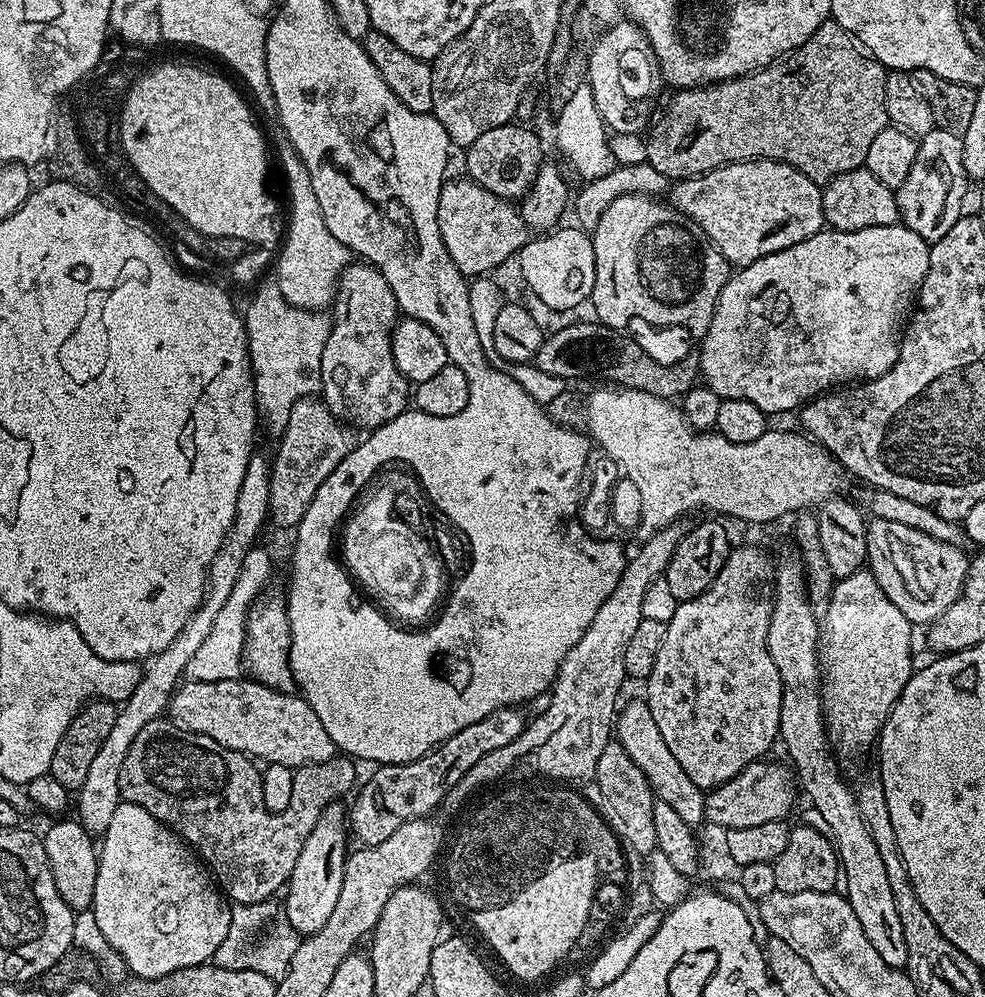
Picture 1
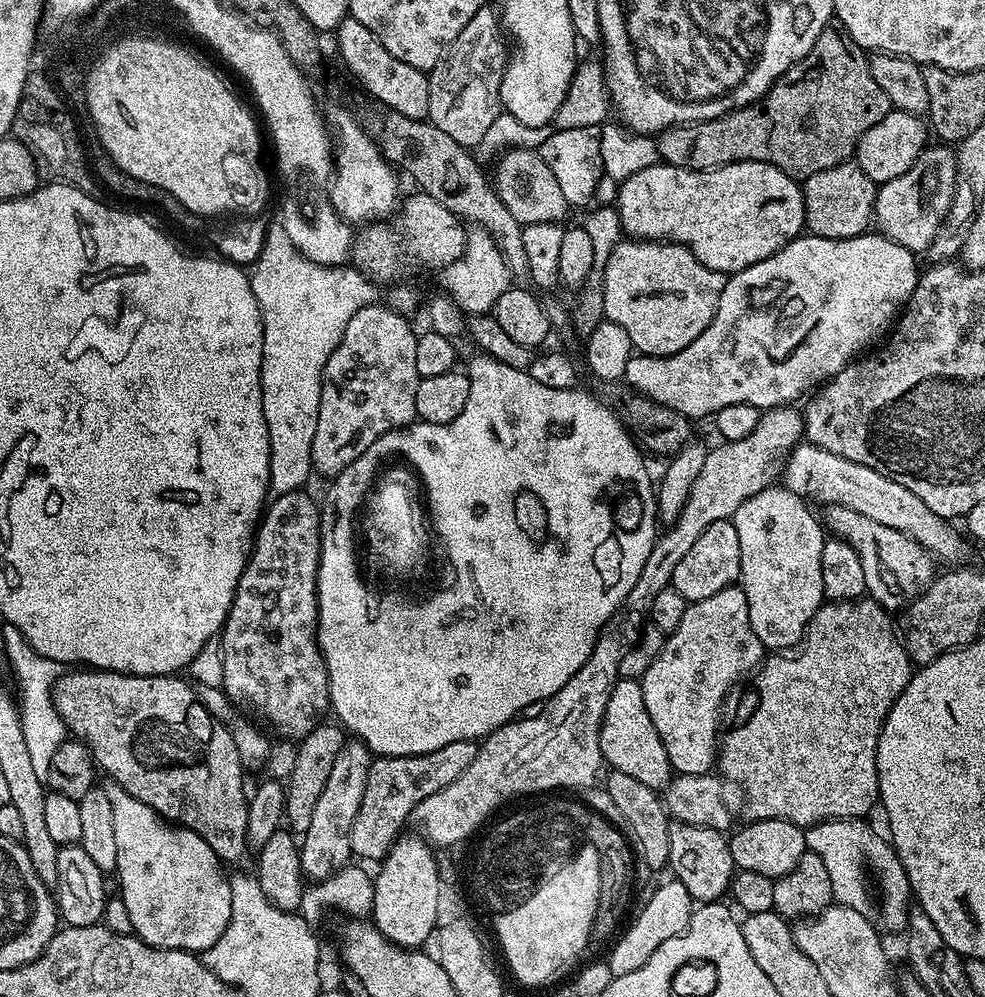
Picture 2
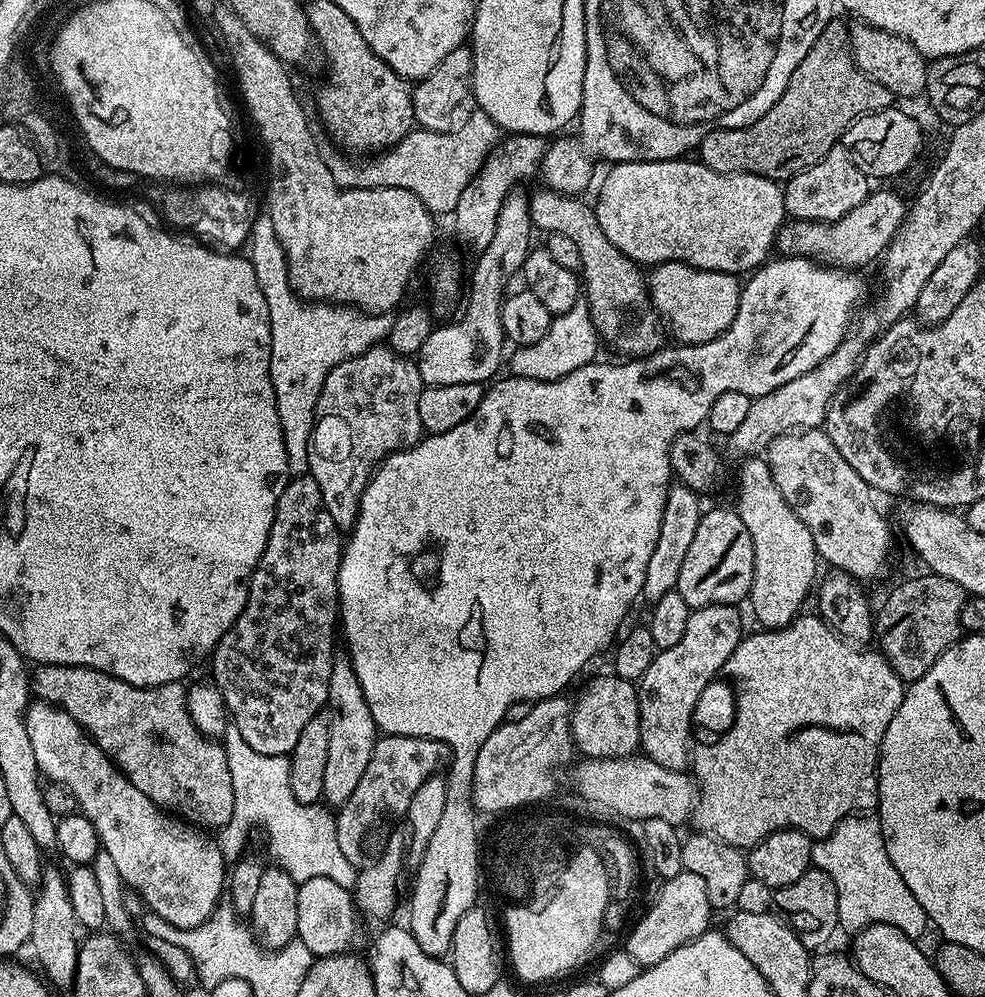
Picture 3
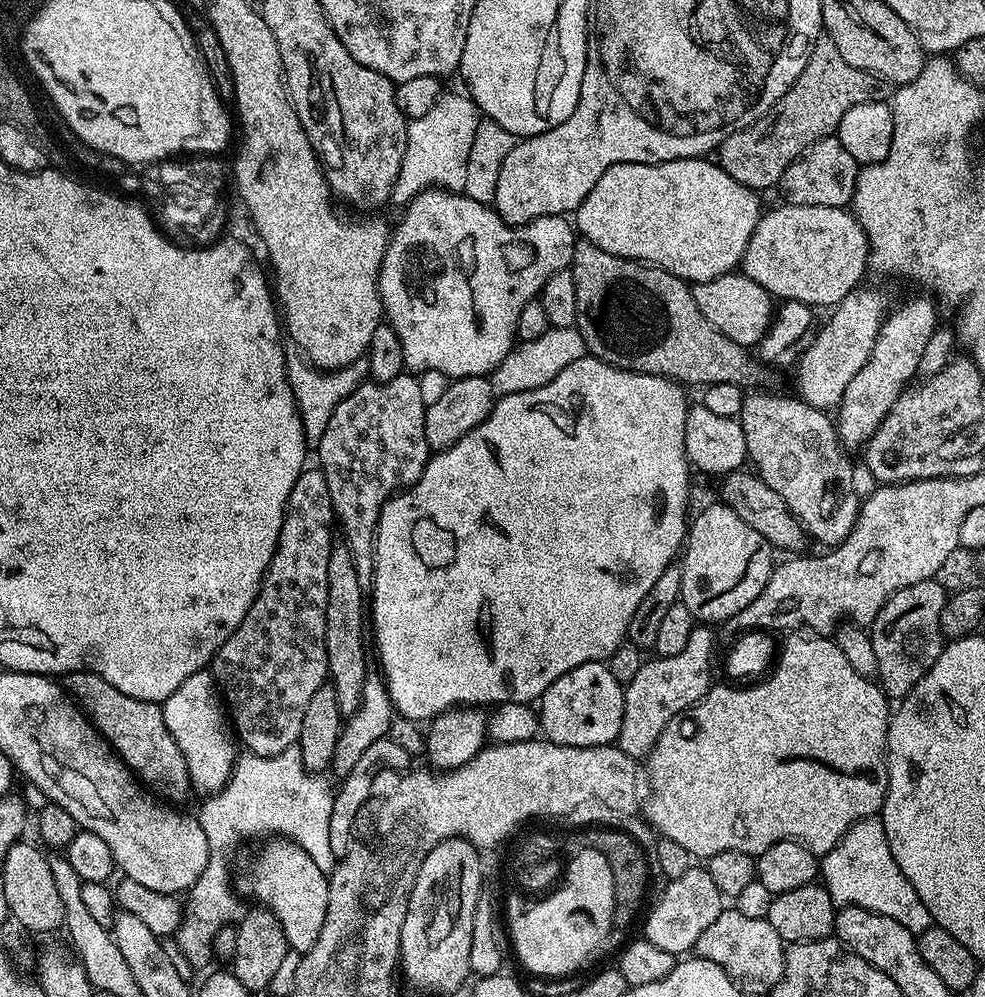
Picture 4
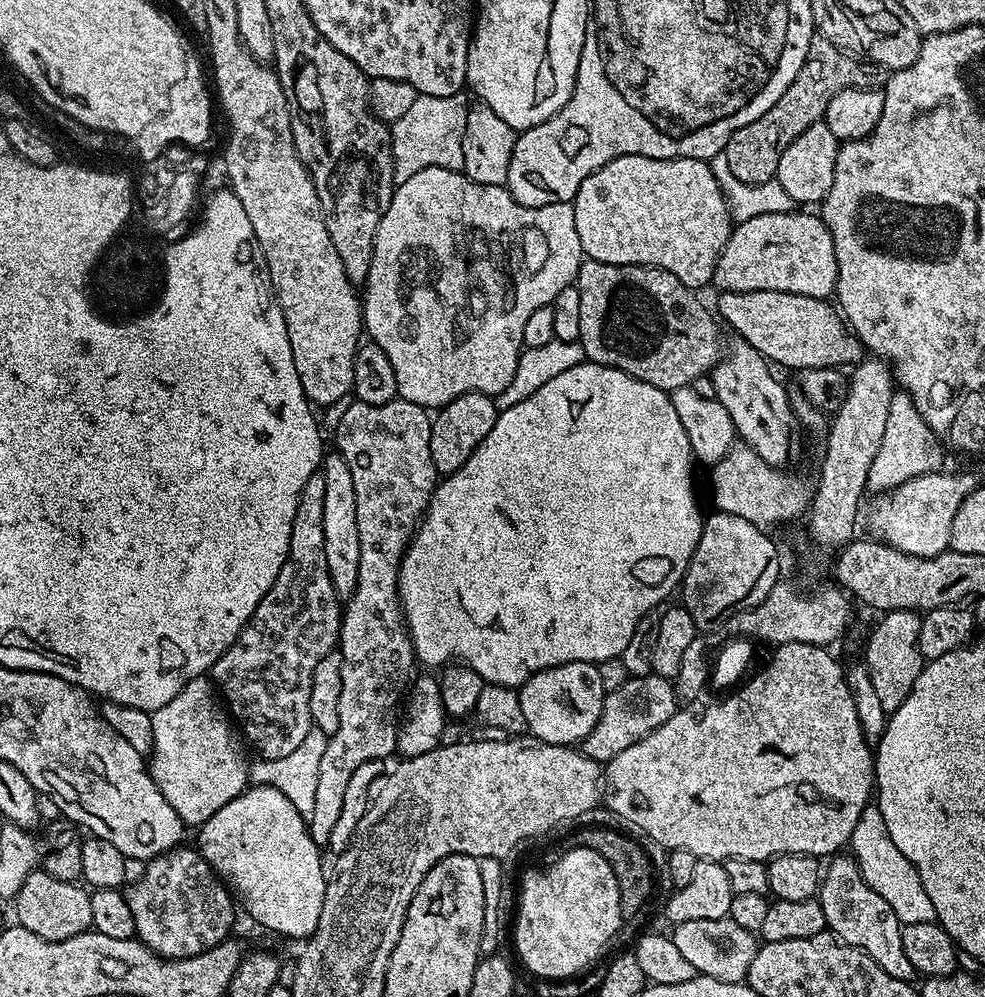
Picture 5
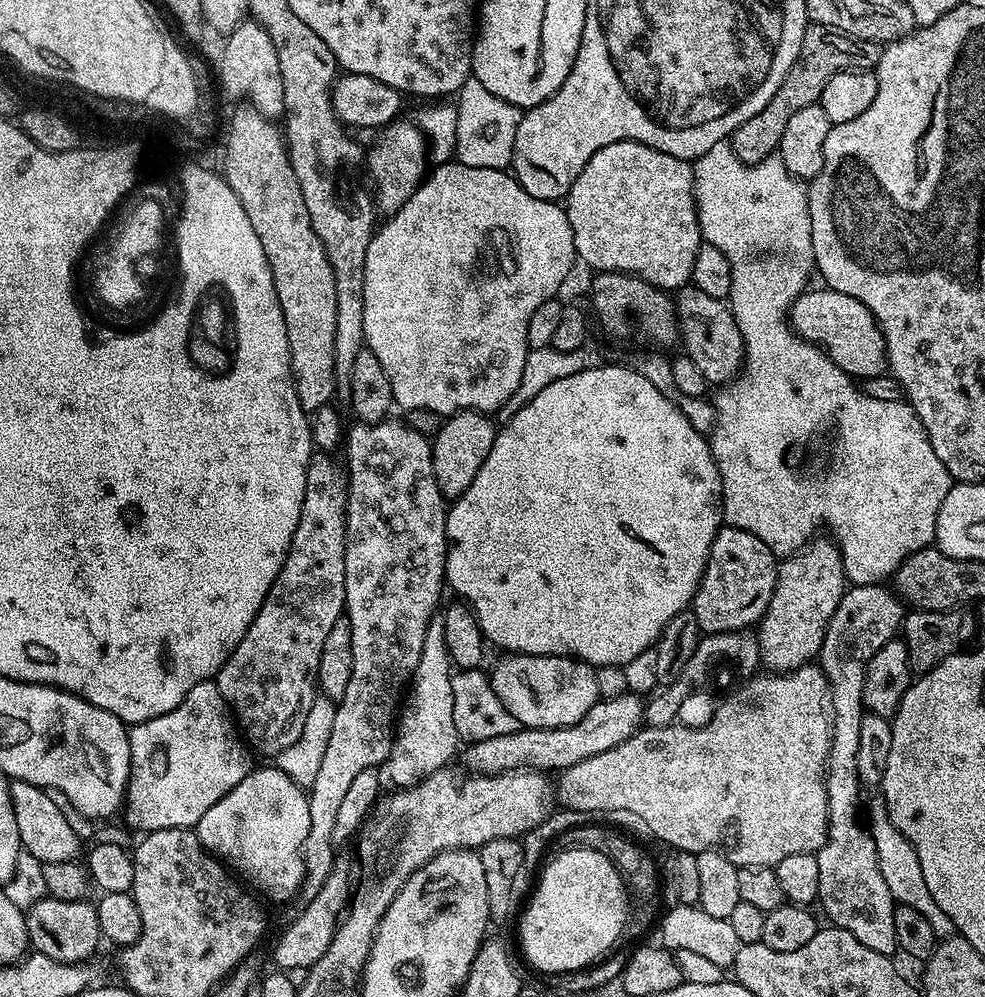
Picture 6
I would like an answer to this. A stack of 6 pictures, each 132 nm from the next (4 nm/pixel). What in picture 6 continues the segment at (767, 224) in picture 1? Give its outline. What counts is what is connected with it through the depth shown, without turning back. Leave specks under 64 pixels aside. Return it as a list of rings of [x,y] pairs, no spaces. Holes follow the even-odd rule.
[[[619,140],[594,154],[590,162],[574,178],[574,186],[570,186],[566,197],[566,211],[570,218],[570,230],[574,230],[574,246],[576,247],[577,257],[581,261],[585,260],[590,267],[596,268],[597,273],[602,272],[628,272],[631,276],[640,276],[646,282],[650,282],[655,288],[665,290],[679,290],[691,281],[692,271],[694,270],[694,258],[698,256],[698,250],[702,243],[700,235],[700,223],[696,213],[696,191],[692,181],[692,164],[686,160],[679,160],[670,154],[662,154],[662,150],[654,150],[645,144],[639,144],[633,140]]]

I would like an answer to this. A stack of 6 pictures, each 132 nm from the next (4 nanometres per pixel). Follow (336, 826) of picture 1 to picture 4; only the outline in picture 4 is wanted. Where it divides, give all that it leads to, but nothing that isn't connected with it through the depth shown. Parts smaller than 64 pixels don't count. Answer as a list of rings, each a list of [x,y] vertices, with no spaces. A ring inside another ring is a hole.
[[[343,542],[333,545],[326,578],[326,633],[324,635],[328,680],[334,686],[334,694],[338,694],[338,710],[344,718],[347,718],[352,716],[354,710],[360,706],[362,686],[370,672],[364,658],[362,640],[364,632],[366,634],[366,590],[358,580],[353,555]]]

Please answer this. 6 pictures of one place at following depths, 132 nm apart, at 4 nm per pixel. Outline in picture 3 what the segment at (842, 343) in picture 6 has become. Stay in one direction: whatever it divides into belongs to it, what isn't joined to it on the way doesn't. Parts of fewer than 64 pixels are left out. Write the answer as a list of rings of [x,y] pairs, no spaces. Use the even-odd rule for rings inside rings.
[[[677,260],[655,265],[647,273],[648,293],[656,314],[680,344],[705,344],[718,338],[738,314],[741,281],[731,272],[702,270]]]

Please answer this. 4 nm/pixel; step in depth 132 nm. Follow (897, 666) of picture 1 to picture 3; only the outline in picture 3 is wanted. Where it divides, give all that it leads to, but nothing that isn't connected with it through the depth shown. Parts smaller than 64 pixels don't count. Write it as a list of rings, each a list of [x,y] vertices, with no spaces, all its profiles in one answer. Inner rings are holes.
[[[801,614],[784,628],[756,630],[756,633],[745,635],[738,642],[734,654],[726,658],[724,665],[715,680],[702,690],[702,698],[698,698],[698,706],[694,706],[693,725],[704,732],[711,728],[720,728],[721,736],[717,740],[708,740],[705,744],[693,743],[690,748],[690,768],[698,785],[698,799],[694,809],[694,824],[701,833],[711,834],[717,840],[724,840],[741,850],[751,850],[762,838],[774,834],[783,828],[796,828],[813,838],[829,836],[846,817],[861,810],[872,810],[878,804],[878,782],[876,781],[876,765],[880,763],[880,743],[886,734],[886,726],[890,726],[890,718],[902,706],[902,698],[906,691],[905,681],[892,669],[883,652],[868,646],[853,646],[847,640],[837,636],[819,615]]]

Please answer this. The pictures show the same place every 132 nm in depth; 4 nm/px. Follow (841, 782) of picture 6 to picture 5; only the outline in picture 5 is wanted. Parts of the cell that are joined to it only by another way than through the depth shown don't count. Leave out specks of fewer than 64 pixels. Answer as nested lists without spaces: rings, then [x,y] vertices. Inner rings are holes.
[[[837,854],[827,861],[822,872],[818,899],[822,914],[826,914],[827,931],[837,940],[843,940],[845,944],[874,958],[874,962],[878,962],[878,966],[882,966],[890,978],[911,981],[917,975],[916,968],[910,966],[910,958],[906,958],[906,949],[902,946],[900,919],[881,896],[866,886],[851,855]]]

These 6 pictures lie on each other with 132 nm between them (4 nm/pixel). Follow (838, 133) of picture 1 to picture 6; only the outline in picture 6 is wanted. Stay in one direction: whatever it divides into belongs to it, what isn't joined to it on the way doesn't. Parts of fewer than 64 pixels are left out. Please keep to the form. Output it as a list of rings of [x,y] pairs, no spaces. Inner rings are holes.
[[[809,23],[796,64],[786,74],[782,86],[778,86],[774,98],[770,98],[770,102],[766,102],[766,106],[754,114],[754,118],[742,122],[742,126],[732,131],[730,143],[734,154],[743,164],[757,164],[773,155],[782,142],[782,130],[786,130],[786,122],[790,122],[790,117],[802,110],[802,106],[817,103],[822,94],[822,86],[826,86],[834,74],[875,69],[881,51],[881,45],[877,41],[857,40],[855,36],[847,36],[845,32],[837,32],[825,24]]]

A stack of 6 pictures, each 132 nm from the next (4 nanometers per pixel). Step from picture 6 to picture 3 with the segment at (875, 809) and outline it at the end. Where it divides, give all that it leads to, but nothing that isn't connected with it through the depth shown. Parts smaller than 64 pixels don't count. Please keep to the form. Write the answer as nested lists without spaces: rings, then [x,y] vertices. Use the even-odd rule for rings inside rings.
[[[853,814],[846,817],[829,836],[819,837],[812,846],[812,862],[834,882],[834,890],[838,890],[838,918],[840,928],[848,934],[861,932],[872,924],[889,924],[902,930],[912,940],[919,941],[924,931],[929,931],[930,921],[926,910],[918,903],[918,898],[910,894],[910,886],[902,882],[902,874],[894,870],[894,862],[890,862],[890,854],[886,854],[886,842],[882,834],[879,819],[872,814]]]

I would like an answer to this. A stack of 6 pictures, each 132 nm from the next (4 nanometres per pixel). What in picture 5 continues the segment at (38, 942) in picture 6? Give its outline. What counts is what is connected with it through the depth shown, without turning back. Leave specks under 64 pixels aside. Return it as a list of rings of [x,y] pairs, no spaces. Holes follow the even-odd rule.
[[[43,870],[32,872],[30,878],[22,882],[22,890],[18,890],[14,907],[15,923],[19,927],[50,942],[62,942],[66,938],[74,938],[74,934],[82,934],[92,928],[89,889],[76,882],[62,882]]]

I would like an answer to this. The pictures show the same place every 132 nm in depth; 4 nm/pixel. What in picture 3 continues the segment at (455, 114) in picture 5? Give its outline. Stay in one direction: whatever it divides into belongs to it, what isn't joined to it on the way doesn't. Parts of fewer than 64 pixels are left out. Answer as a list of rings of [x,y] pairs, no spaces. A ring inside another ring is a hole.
[[[478,110],[472,115],[470,122],[466,122],[466,126],[462,126],[462,130],[431,132],[425,128],[417,127],[407,136],[403,136],[393,148],[373,155],[371,158],[364,158],[359,162],[352,158],[344,158],[348,160],[333,159],[331,165],[334,182],[339,188],[401,188],[402,190],[410,190],[410,194],[418,194],[418,198],[422,198],[428,212],[437,217],[444,216],[447,212],[449,215],[455,213],[462,190],[466,190],[468,183],[476,177],[478,170],[486,162],[486,158],[496,148],[501,136],[501,129],[496,127],[496,123],[485,112]]]

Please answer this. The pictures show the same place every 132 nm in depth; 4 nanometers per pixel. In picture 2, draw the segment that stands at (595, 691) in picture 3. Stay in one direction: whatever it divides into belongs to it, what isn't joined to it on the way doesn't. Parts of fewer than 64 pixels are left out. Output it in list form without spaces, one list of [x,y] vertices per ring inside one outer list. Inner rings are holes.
[[[617,680],[602,718],[600,749],[604,755],[604,764],[613,772],[630,774],[630,778],[638,778],[638,782],[657,790],[667,788],[672,781],[672,763],[666,756],[666,746],[662,746],[662,738],[658,738],[658,730],[654,730],[654,722],[646,710],[640,681]]]

